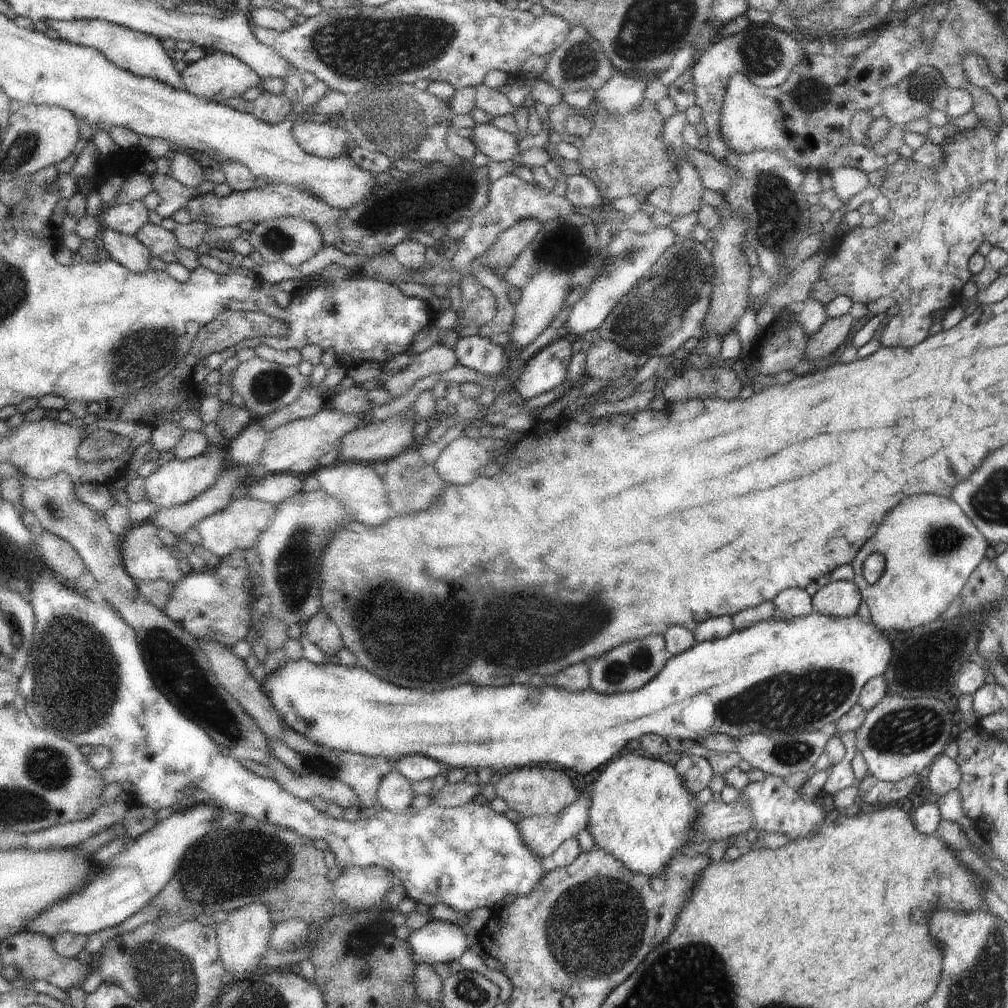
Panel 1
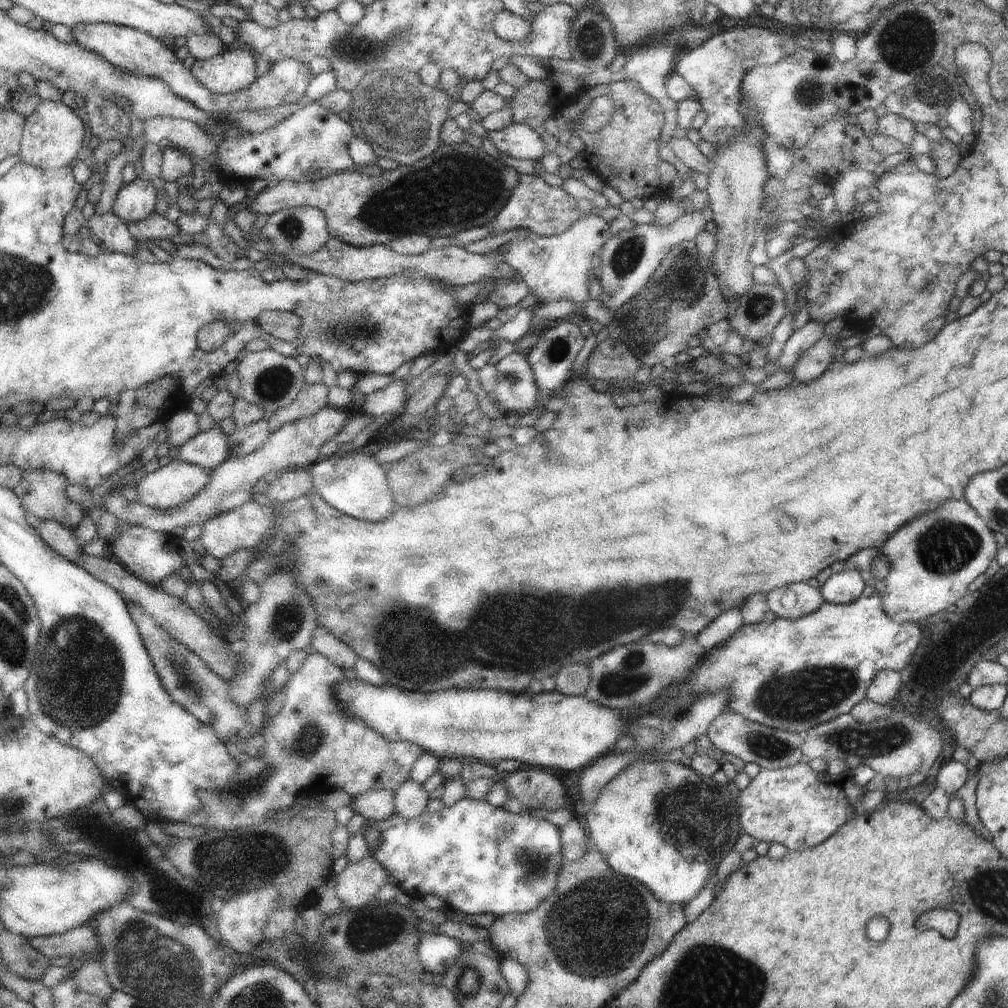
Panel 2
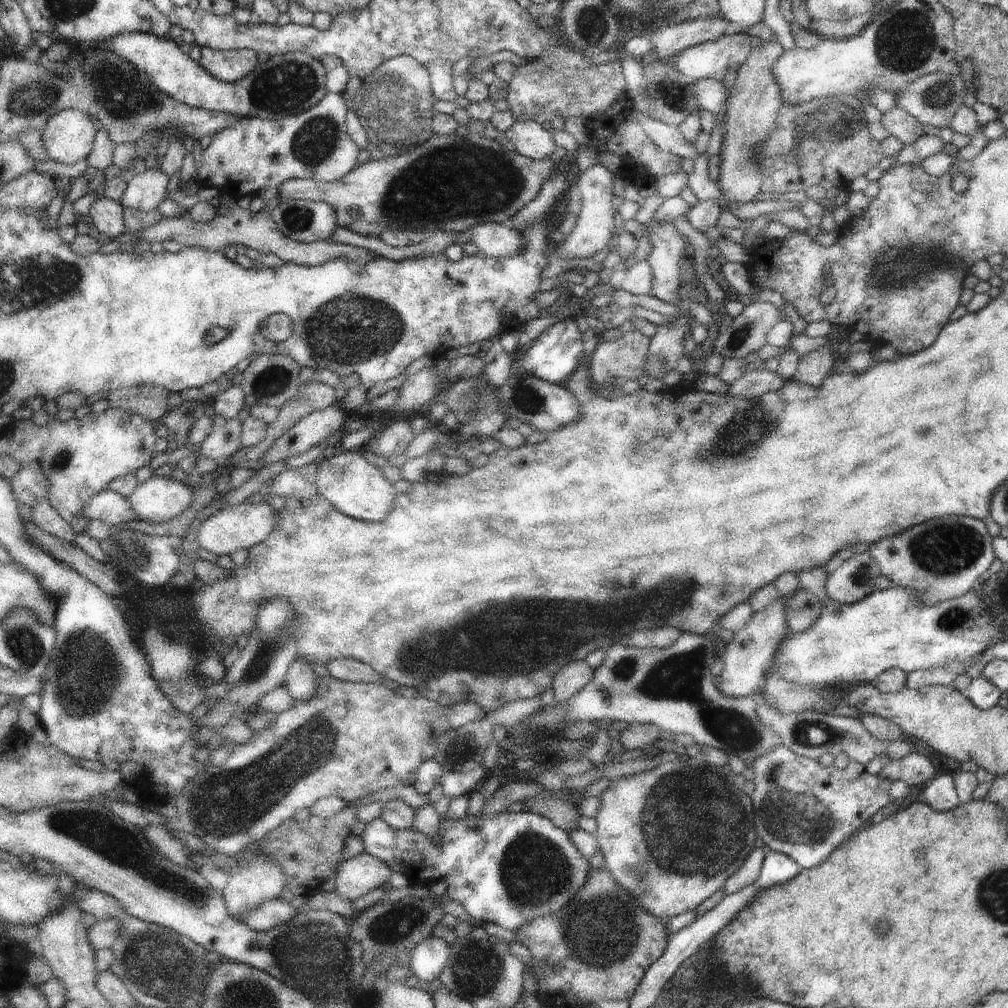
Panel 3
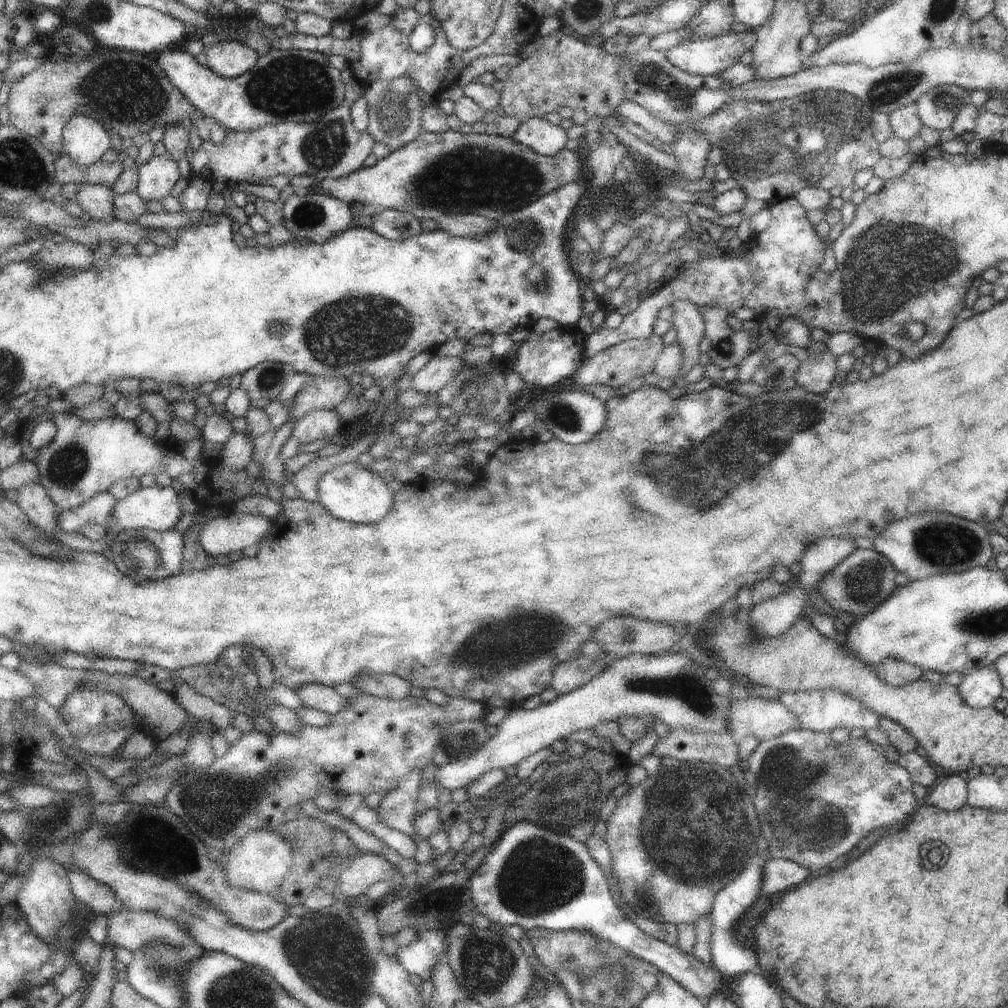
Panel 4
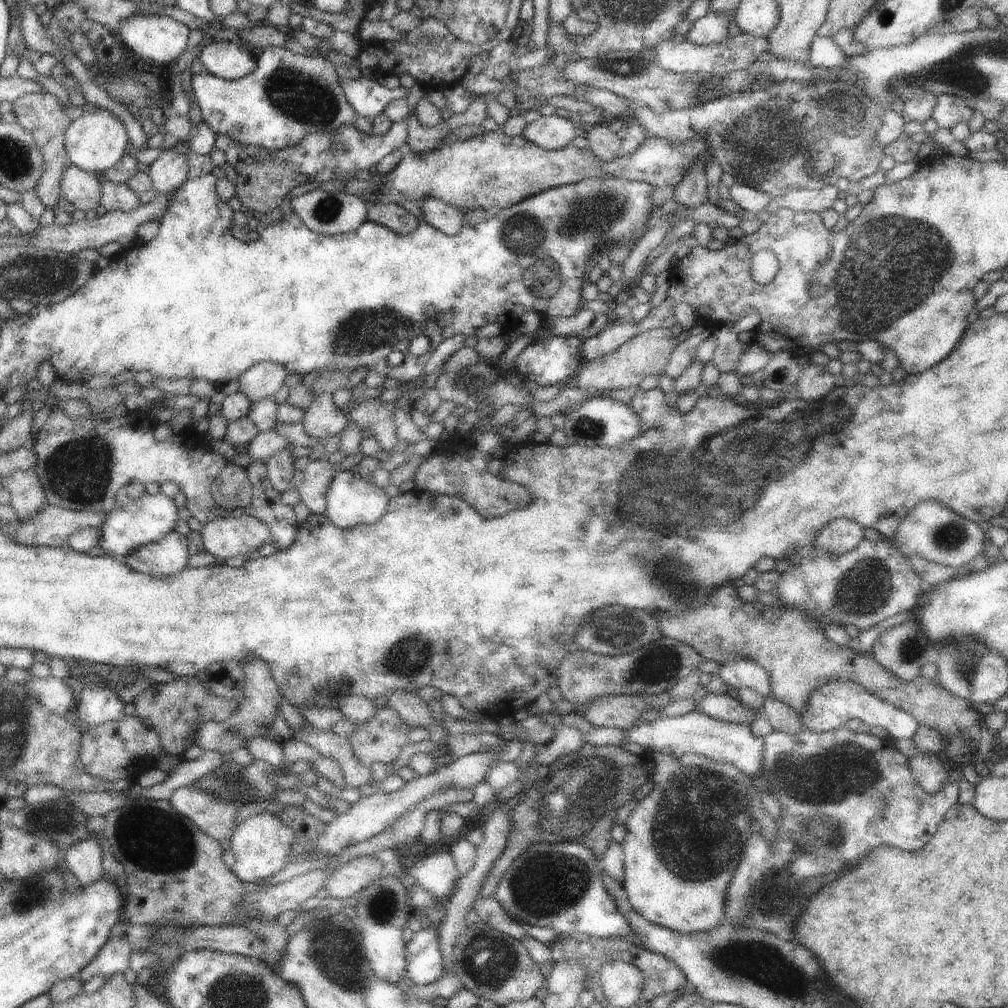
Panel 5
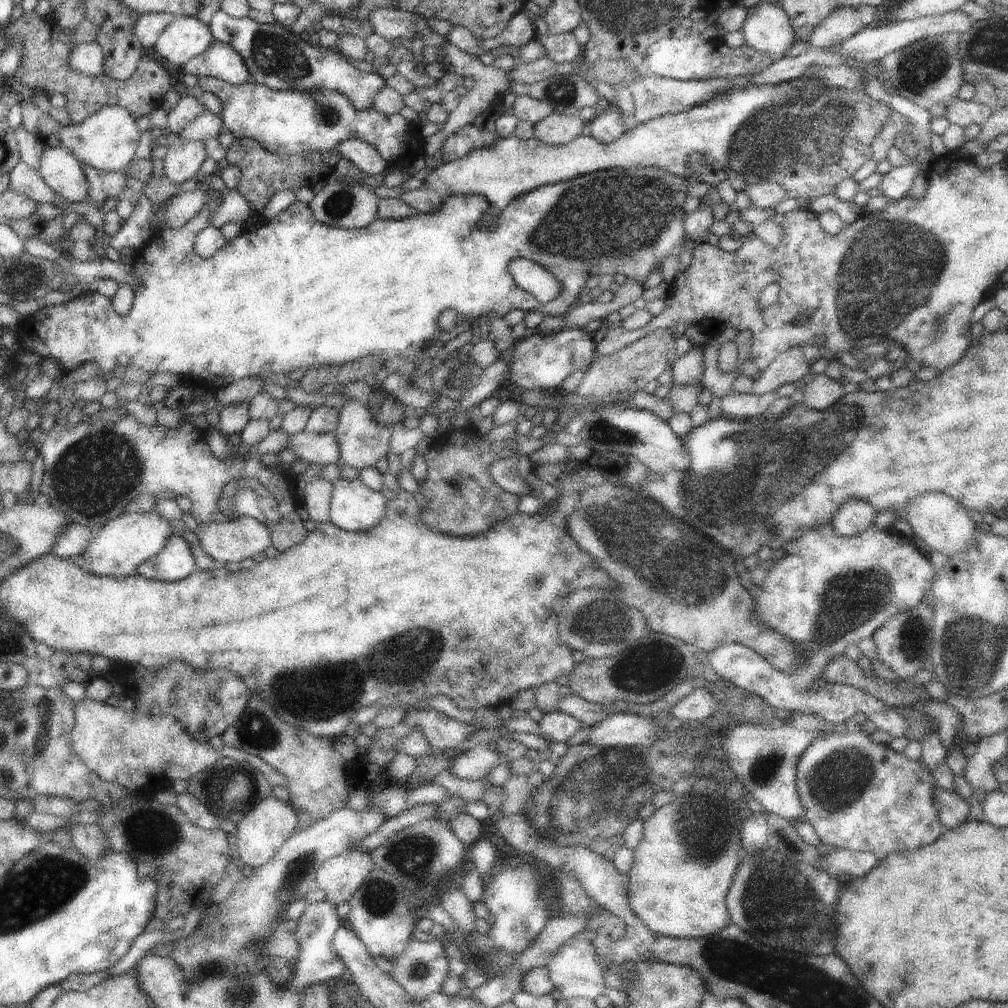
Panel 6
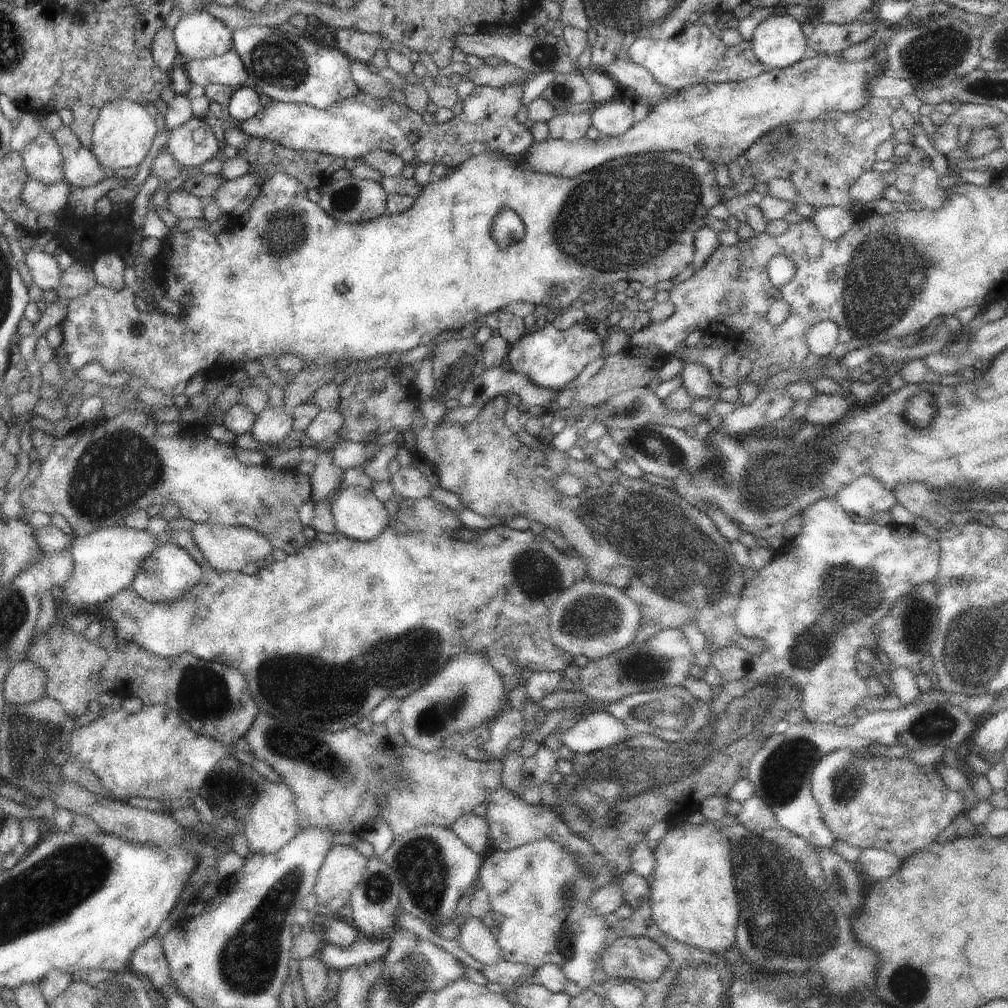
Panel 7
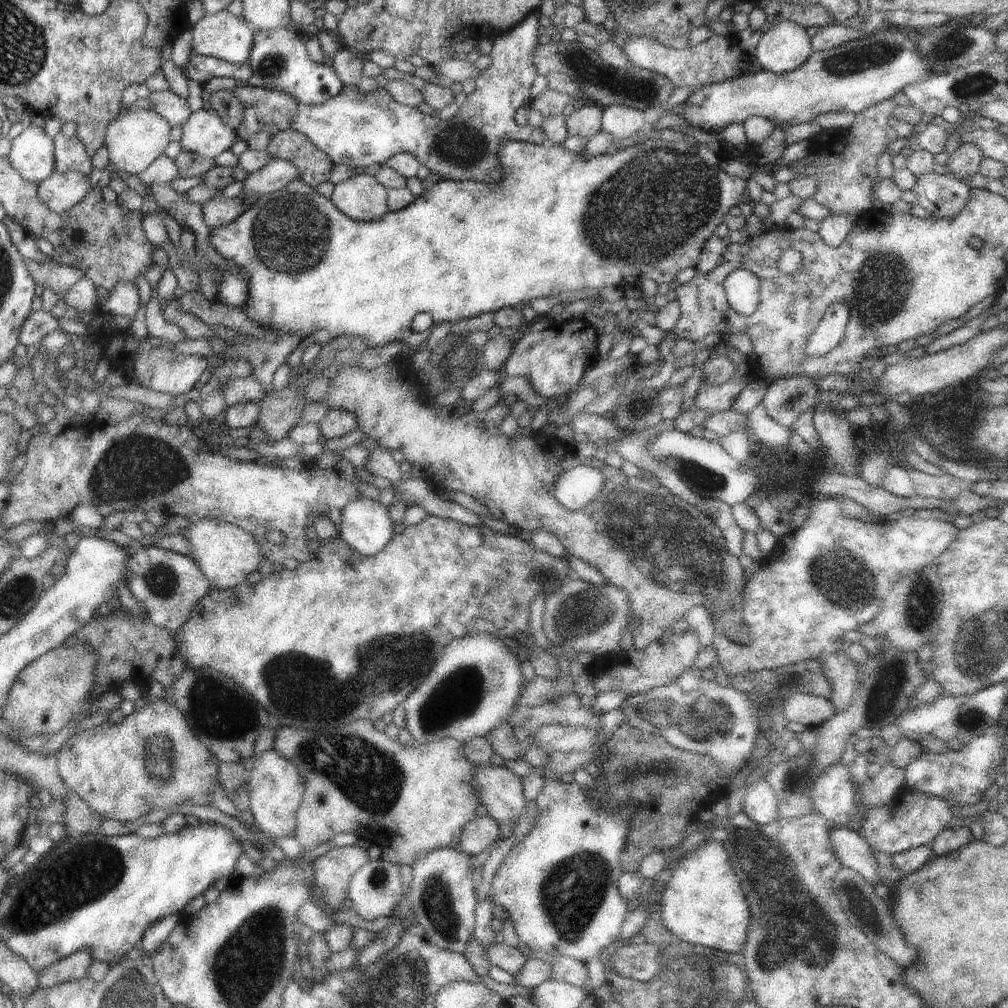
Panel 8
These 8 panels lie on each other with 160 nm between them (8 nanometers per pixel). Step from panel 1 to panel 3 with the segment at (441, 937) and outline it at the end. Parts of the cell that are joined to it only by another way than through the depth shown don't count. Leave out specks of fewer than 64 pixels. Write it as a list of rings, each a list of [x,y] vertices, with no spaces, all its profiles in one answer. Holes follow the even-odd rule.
[[[428,937],[412,950],[409,969],[424,986],[441,976],[449,956],[450,949],[445,940]]]

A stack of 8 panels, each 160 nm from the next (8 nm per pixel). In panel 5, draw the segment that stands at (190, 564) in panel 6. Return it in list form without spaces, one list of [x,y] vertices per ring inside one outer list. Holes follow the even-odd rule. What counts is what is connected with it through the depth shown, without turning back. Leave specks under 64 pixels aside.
[[[178,531],[169,532],[159,541],[146,543],[136,552],[128,553],[124,560],[139,573],[155,577],[173,575],[188,564],[188,540]]]

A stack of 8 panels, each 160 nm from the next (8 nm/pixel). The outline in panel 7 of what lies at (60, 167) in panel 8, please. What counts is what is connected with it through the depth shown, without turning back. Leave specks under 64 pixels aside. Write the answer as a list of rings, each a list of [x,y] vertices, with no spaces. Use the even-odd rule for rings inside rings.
[[[62,125],[51,135],[57,140],[63,154],[63,171],[66,182],[80,187],[93,187],[106,176],[91,149],[86,148],[69,126]]]

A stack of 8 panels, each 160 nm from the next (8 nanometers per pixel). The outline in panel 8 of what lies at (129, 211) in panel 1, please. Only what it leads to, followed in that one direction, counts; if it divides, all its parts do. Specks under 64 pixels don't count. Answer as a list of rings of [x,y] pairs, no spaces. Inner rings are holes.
[[[212,110],[193,112],[183,124],[182,150],[214,159],[236,142],[235,133]]]

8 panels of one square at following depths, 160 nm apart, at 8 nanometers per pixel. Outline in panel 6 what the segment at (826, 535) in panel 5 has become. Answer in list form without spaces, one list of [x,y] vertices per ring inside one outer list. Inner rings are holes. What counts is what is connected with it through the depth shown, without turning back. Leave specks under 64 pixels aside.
[[[850,500],[839,508],[831,520],[831,526],[841,537],[855,537],[872,528],[877,513],[867,502]]]

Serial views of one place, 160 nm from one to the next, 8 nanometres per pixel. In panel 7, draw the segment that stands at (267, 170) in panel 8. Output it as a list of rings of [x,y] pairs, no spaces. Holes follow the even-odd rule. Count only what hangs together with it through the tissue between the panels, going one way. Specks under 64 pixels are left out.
[[[248,172],[243,177],[224,181],[209,198],[201,200],[205,204],[214,201],[222,212],[231,215],[237,204],[248,196],[256,194],[260,184],[262,184],[262,180],[259,176],[256,173]]]

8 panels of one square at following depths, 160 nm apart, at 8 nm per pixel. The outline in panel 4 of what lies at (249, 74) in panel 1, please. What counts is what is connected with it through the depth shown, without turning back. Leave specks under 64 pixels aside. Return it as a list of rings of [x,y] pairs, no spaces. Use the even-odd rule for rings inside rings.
[[[234,40],[220,41],[206,48],[204,53],[206,54],[206,67],[217,73],[218,76],[229,79],[251,72],[260,59],[260,54],[256,49]]]

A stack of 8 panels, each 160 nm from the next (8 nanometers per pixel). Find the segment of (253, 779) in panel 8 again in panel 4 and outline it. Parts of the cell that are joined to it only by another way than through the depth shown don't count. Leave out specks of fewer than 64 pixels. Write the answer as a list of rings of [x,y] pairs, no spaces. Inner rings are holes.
[[[252,830],[230,851],[229,863],[224,866],[226,875],[233,886],[271,894],[269,891],[281,886],[287,876],[287,871],[290,870],[290,867],[295,862],[293,852],[293,847],[286,838],[280,836],[278,831]]]

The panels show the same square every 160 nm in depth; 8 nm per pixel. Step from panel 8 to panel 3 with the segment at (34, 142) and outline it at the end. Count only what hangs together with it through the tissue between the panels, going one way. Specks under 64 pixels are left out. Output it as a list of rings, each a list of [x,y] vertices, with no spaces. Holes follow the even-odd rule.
[[[97,195],[92,203],[88,215],[94,228],[108,240],[114,241],[122,234],[127,232],[123,222],[124,209],[116,200],[111,200],[106,196]]]

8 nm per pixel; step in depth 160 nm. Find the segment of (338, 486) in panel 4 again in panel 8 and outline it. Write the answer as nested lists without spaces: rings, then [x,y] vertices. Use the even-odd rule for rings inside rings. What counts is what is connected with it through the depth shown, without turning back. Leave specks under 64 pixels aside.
[[[356,497],[340,511],[339,536],[361,555],[376,555],[392,542],[394,526],[380,501]]]

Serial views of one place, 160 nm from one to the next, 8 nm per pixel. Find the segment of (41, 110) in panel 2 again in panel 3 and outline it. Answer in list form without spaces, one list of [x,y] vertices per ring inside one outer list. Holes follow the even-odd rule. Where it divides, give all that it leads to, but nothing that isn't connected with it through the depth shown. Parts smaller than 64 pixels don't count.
[[[64,108],[48,118],[42,136],[42,148],[56,163],[78,164],[92,152],[98,132],[94,116],[80,110]]]

